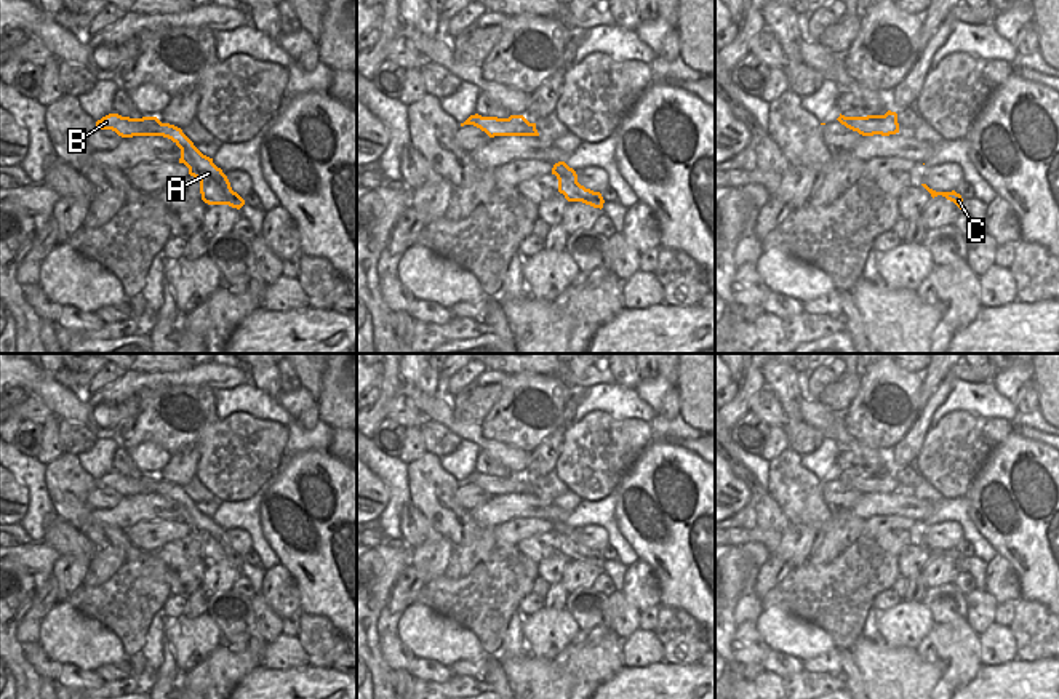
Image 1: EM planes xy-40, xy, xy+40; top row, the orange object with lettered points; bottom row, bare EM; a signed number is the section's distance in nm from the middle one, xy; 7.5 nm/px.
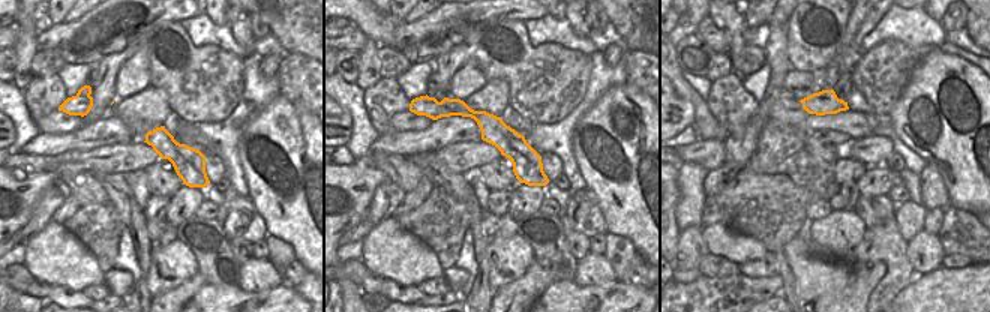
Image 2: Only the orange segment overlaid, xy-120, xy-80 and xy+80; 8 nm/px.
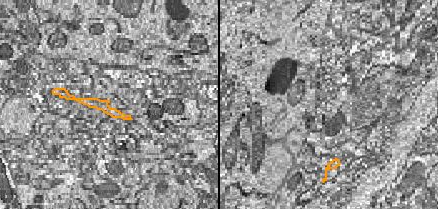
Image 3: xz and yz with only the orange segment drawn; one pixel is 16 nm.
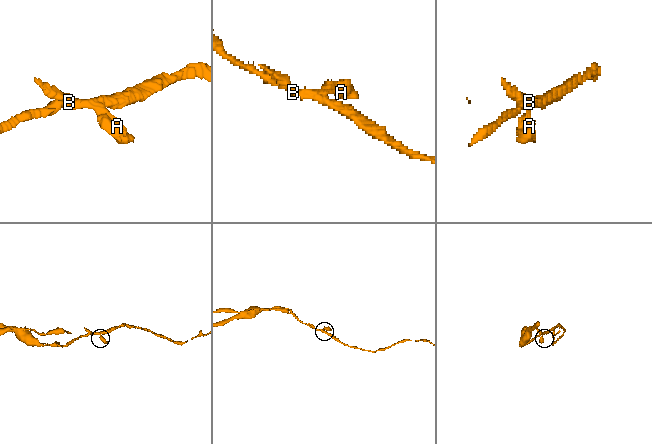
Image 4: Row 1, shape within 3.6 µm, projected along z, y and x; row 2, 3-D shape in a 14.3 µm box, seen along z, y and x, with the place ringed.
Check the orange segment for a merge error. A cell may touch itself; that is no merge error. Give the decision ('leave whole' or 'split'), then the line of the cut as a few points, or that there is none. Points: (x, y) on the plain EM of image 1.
split; cut in xy-40 along (160, 480), (152, 480), (146, 493)

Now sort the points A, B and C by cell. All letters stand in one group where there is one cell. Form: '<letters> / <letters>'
A C / B

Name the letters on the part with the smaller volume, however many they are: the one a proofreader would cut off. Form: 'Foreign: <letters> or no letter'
Foreign: A, C.

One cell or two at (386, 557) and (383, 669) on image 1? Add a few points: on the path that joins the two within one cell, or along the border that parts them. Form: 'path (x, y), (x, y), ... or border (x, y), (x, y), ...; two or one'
path (375, 584), (373, 642); one

